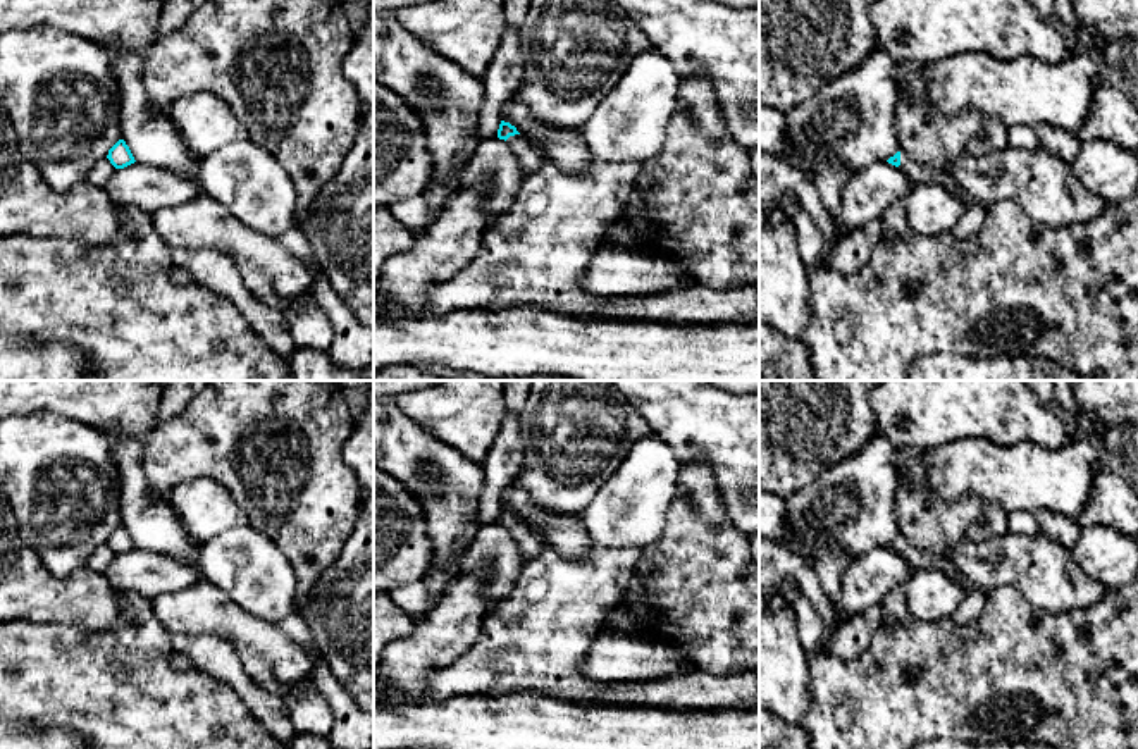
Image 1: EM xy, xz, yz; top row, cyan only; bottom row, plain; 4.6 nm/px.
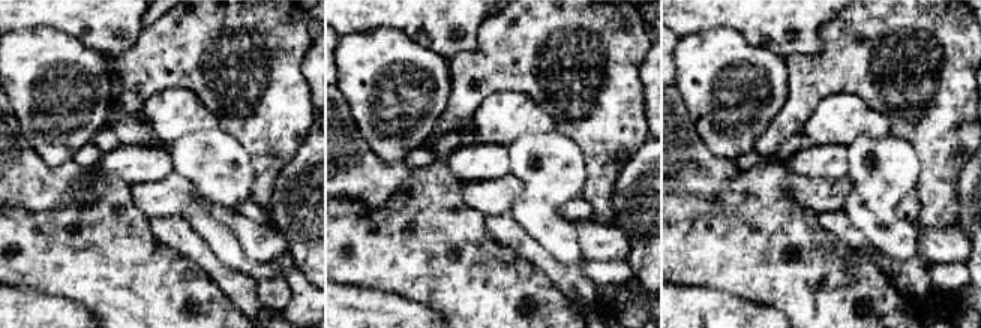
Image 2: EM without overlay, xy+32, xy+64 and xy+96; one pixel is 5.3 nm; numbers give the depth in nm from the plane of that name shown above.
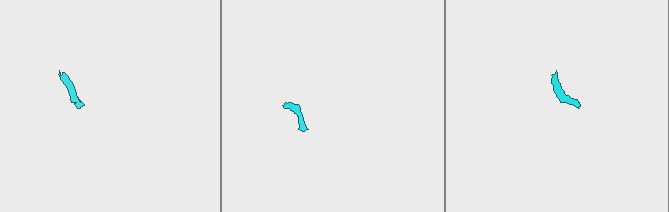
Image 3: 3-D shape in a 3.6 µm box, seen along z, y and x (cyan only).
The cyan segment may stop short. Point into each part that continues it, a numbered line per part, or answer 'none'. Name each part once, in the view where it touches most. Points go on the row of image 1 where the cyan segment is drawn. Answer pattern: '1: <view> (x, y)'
1: yz (918, 173)

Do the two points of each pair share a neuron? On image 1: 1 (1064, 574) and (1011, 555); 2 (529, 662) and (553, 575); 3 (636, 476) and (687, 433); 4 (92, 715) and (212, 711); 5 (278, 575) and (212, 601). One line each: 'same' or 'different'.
1: same
2: same
3: different
4: same
5: different

